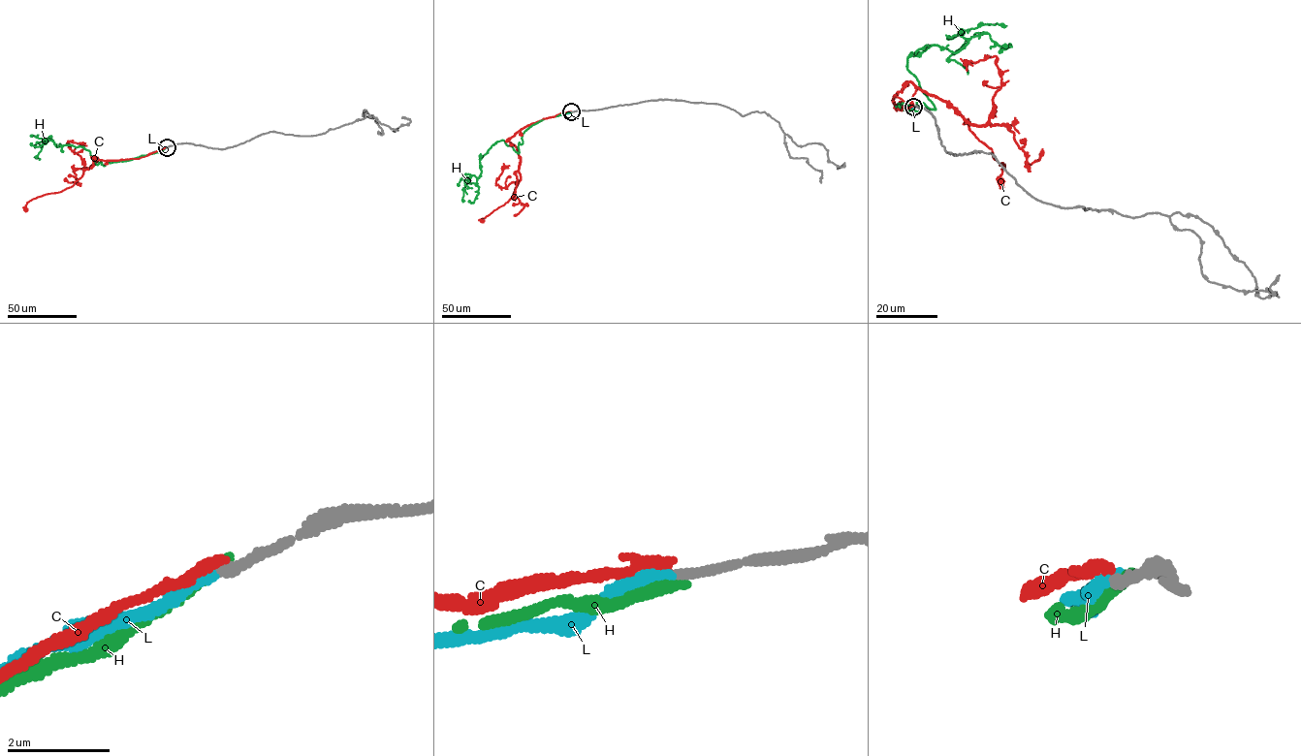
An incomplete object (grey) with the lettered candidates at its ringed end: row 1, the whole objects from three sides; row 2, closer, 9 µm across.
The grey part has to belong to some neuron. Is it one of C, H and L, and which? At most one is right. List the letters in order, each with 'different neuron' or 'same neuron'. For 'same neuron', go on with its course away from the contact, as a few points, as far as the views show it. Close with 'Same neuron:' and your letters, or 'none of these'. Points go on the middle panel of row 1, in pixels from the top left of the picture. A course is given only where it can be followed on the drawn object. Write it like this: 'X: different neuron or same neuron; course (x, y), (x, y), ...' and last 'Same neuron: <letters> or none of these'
C: different neuron
H: different neuron
L: same neuron; course (572, 111), (559, 115)
Same neuron: L

